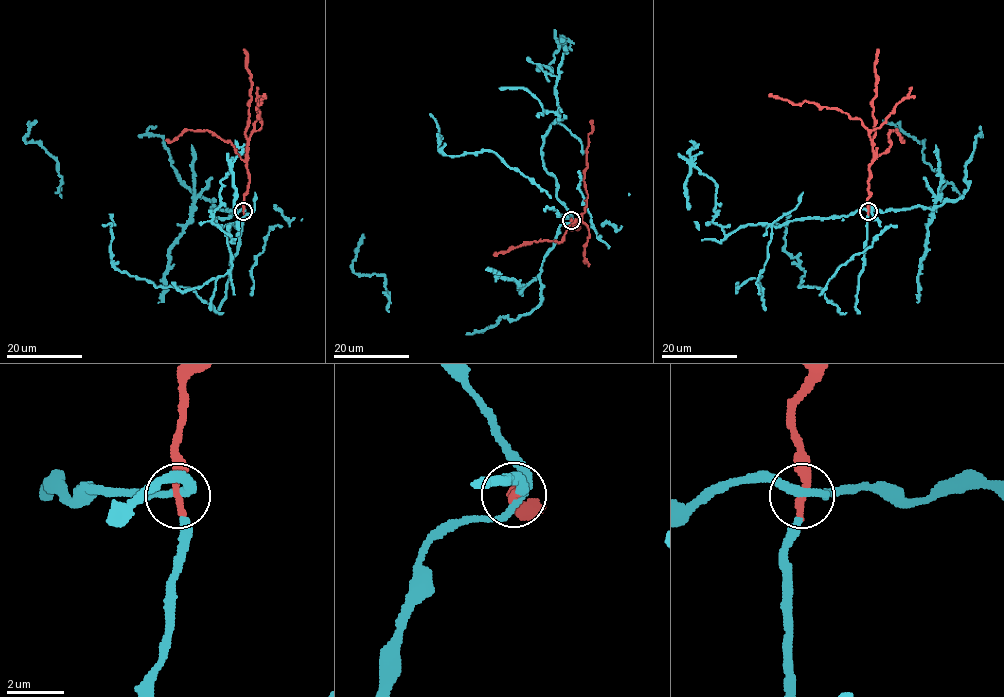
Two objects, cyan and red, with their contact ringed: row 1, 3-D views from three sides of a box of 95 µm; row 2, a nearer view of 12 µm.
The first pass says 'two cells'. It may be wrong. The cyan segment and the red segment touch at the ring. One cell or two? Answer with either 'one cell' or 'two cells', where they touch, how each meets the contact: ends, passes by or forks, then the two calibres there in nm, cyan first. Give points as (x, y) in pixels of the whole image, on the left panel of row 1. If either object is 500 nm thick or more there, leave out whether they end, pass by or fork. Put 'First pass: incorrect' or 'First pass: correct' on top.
First pass: incorrect
one cell; at (243, 211); cyan forks there; red ends there; 240 nm thick on the cyan side, 400 nm on the other

